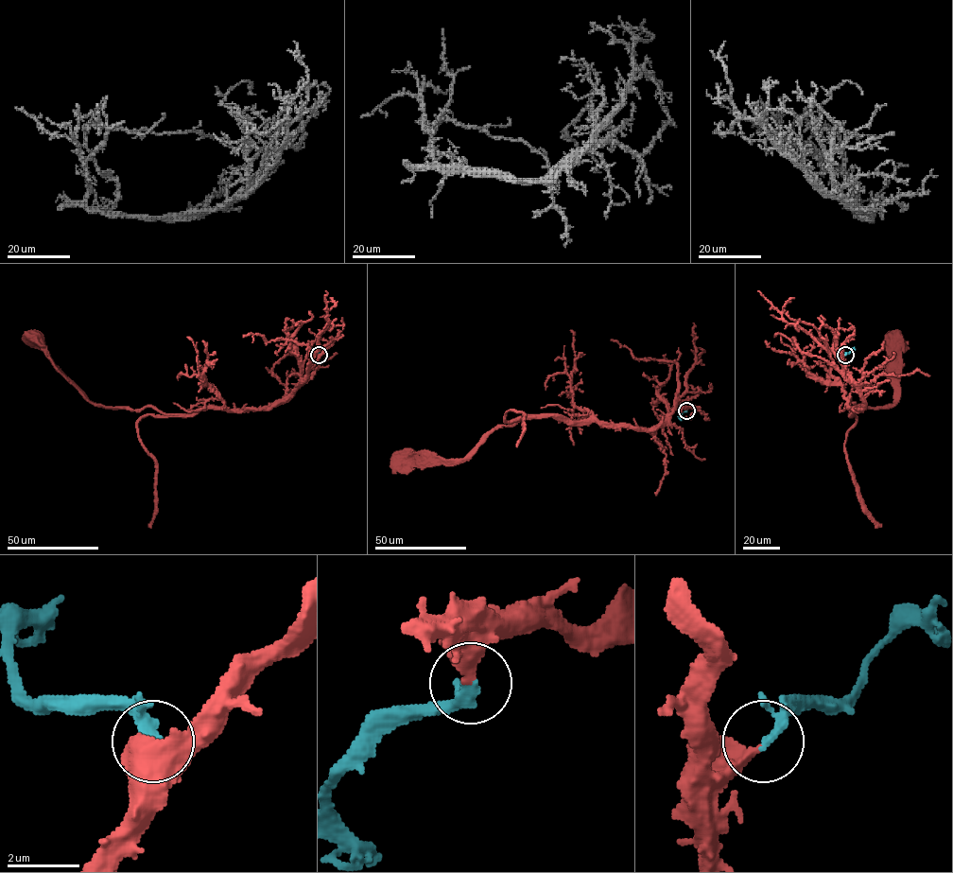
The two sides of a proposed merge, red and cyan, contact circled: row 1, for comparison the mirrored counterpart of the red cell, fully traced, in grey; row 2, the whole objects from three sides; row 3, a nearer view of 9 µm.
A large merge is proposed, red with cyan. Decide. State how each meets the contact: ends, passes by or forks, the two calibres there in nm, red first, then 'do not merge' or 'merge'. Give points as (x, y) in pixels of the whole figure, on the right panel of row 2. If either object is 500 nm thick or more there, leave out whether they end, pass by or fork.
red ends there; cyan passes by; 360 nm thick on the red side, 240 nm on the other; merge

